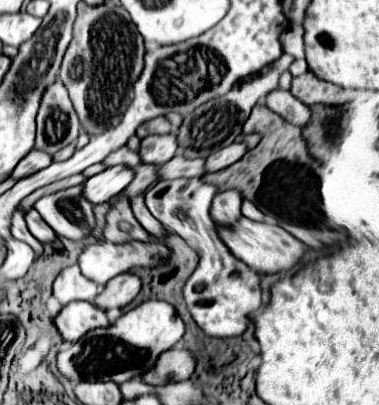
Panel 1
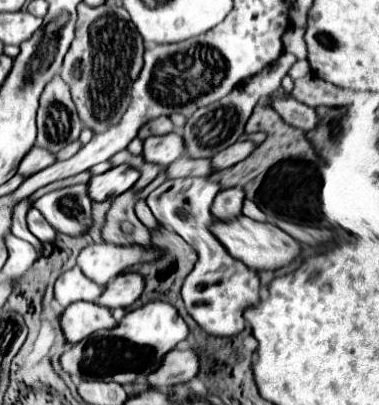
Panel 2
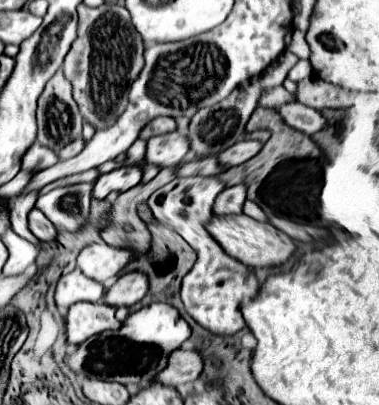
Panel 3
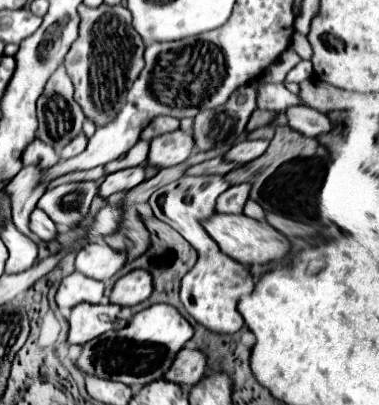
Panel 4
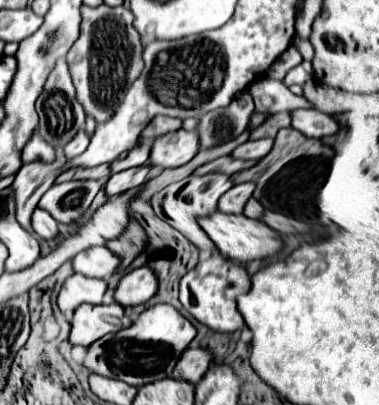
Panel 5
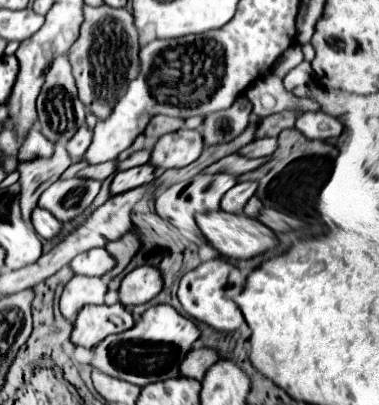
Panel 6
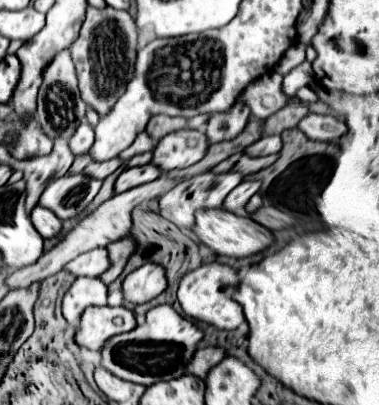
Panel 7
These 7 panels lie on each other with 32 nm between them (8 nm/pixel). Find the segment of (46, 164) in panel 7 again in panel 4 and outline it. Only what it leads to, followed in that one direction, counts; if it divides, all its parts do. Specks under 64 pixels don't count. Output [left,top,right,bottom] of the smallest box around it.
[4,166,50,238]

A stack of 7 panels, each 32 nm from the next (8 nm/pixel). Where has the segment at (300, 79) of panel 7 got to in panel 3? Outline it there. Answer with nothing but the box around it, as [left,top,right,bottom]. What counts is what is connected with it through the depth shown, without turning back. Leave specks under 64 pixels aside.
[288,60,312,78]

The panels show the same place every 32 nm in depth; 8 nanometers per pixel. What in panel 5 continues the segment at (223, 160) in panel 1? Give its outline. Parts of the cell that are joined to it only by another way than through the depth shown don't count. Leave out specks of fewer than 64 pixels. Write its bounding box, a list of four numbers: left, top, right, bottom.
[232,138,274,160]

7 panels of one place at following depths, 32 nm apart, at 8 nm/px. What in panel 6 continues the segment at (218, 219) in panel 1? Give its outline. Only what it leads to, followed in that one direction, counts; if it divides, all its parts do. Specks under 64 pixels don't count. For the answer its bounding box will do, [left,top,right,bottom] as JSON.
[220,182,256,214]

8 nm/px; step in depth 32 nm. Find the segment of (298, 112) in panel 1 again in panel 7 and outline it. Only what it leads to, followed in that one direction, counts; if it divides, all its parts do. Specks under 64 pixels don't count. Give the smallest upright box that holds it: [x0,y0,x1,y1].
[298,114,346,142]

